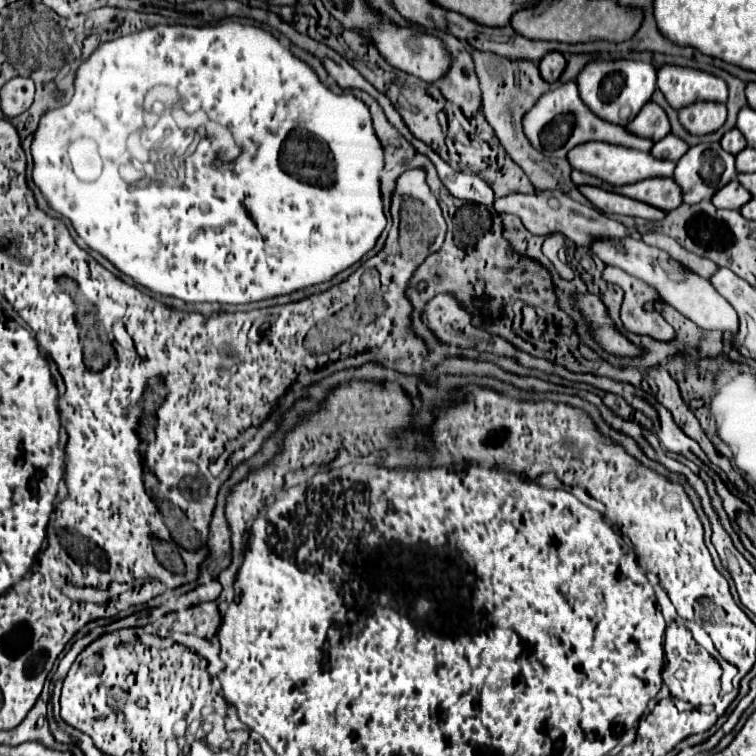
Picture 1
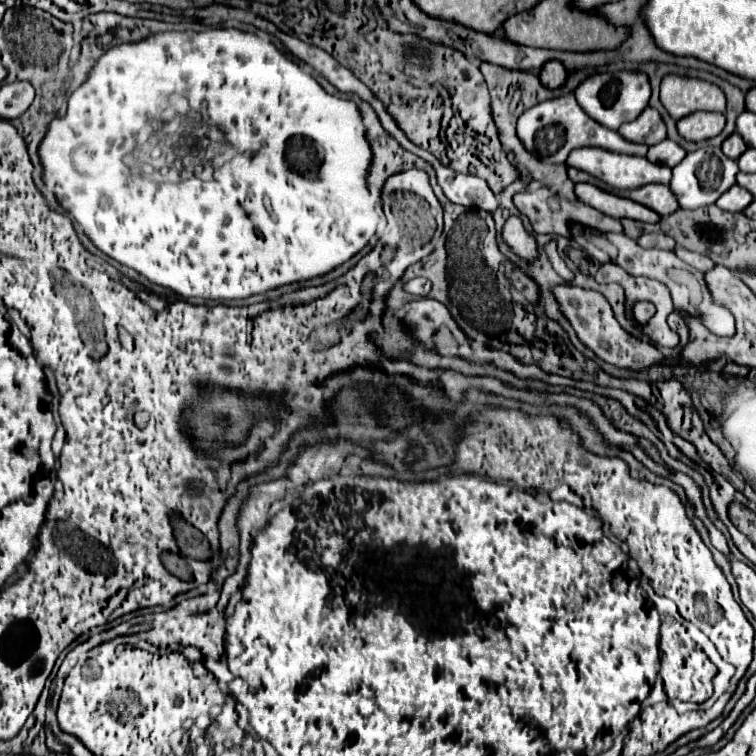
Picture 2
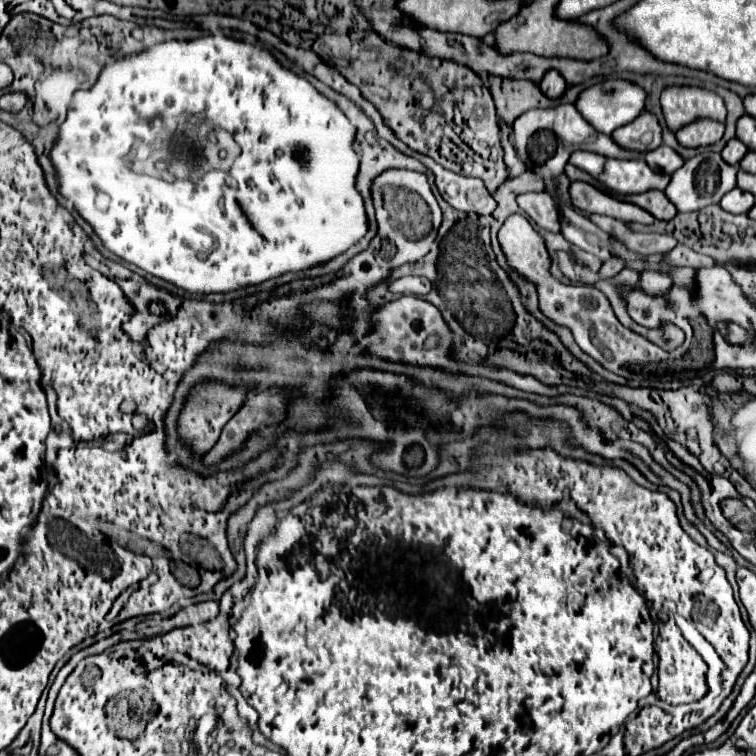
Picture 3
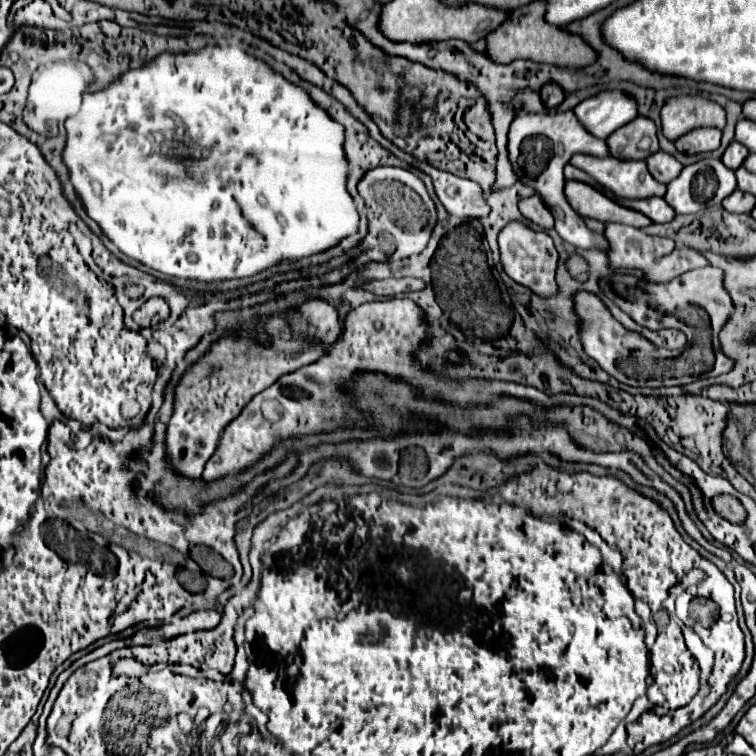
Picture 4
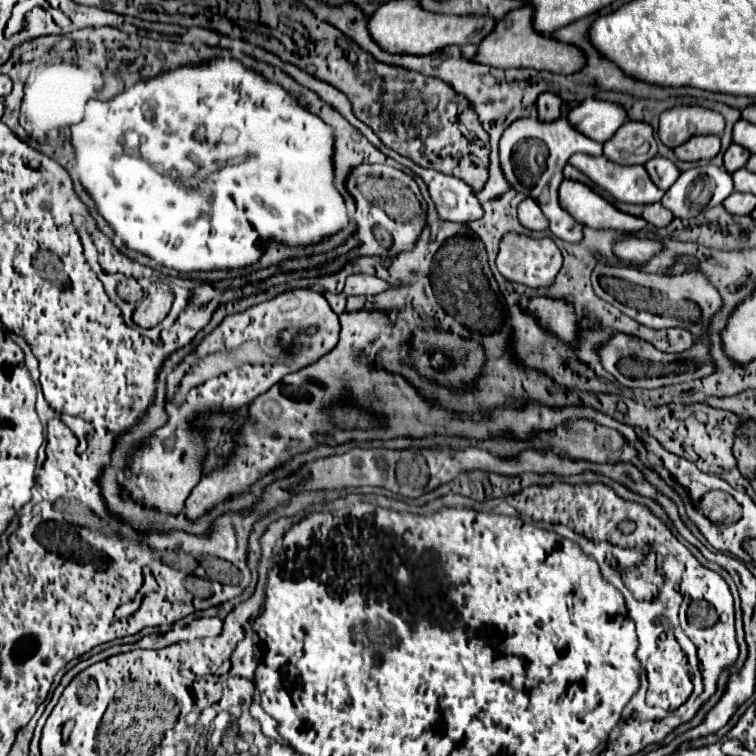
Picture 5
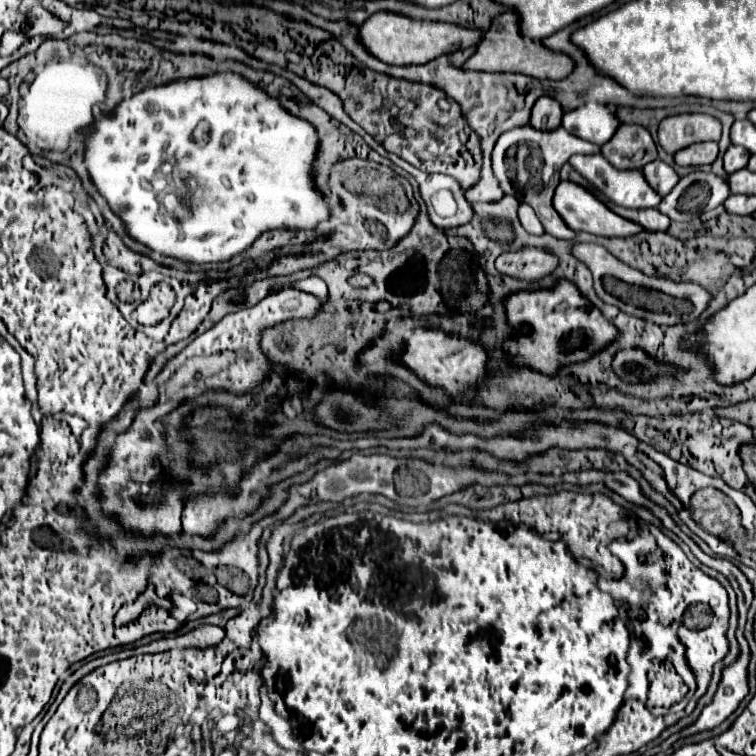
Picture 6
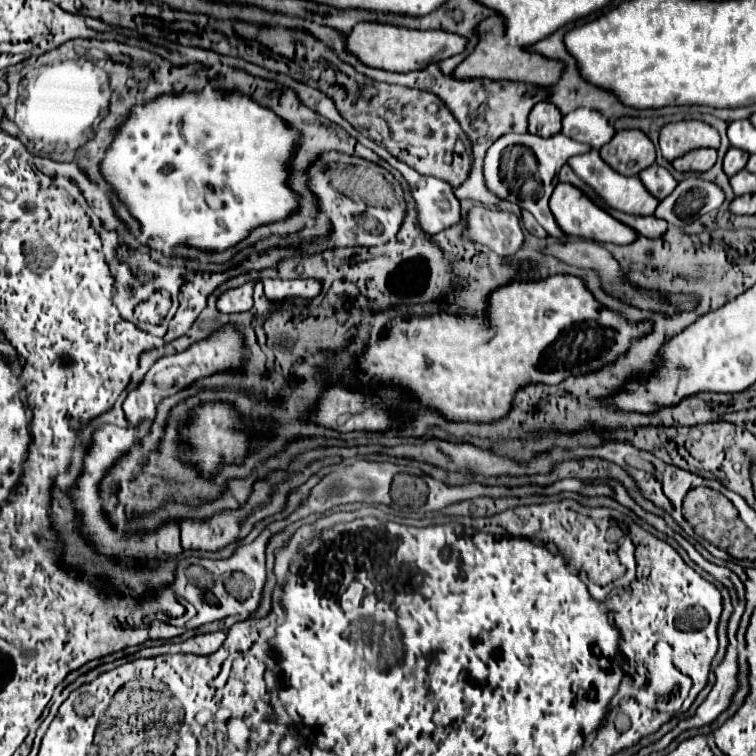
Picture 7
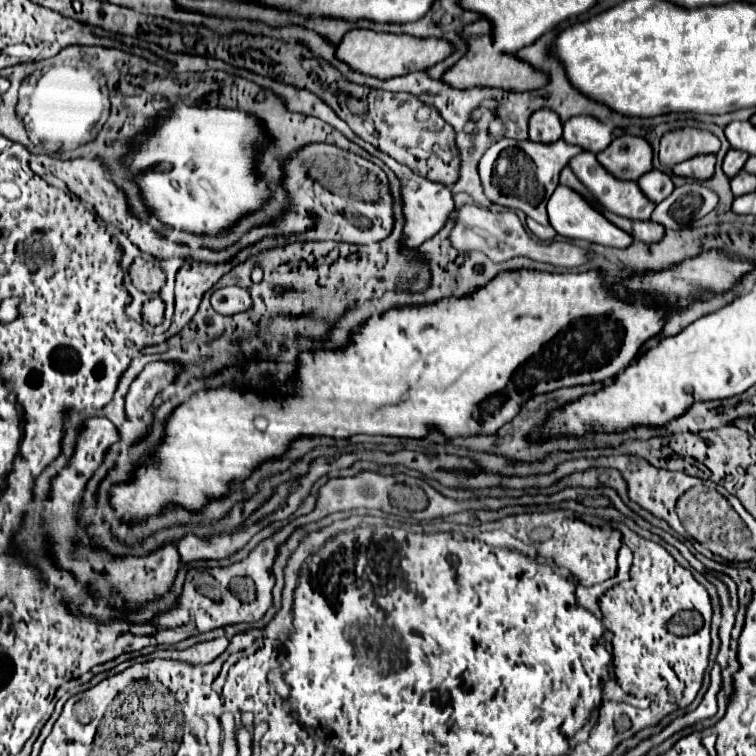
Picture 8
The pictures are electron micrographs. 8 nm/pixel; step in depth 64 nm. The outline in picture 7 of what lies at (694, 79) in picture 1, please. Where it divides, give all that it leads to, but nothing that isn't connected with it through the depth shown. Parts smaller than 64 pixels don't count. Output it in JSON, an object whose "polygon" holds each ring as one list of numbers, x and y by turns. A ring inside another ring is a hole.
{"polygon":[[676,122,660,130,660,150,662,156,672,162,696,148,718,148,718,132,704,122]]}

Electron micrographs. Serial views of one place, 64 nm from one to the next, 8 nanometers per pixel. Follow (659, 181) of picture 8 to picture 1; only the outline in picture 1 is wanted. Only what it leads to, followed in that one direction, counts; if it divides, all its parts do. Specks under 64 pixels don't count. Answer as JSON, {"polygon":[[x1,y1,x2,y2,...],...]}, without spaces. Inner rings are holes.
{"polygon":[[668,134,664,140,656,142,650,150,650,154,654,158,660,158,660,160,672,160,672,162,678,162,688,150,688,144,680,138,676,138,674,134]]}

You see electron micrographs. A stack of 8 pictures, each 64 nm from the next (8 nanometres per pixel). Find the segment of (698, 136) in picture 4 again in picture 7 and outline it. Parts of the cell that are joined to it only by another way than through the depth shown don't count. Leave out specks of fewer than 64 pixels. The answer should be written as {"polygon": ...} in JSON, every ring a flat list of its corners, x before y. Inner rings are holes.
{"polygon":[[700,148,698,152,690,152,680,160,674,160,672,166,678,172,708,172,716,164,716,150]]}

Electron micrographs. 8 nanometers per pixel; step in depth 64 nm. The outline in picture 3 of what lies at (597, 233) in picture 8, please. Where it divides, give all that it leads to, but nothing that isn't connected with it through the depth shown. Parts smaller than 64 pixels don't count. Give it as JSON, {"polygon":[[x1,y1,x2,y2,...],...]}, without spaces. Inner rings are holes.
{"polygon":[[572,182,570,198,572,198,574,208,580,212,602,214,602,216,610,216,622,222,638,222,638,224,654,222,654,216,648,216,648,212,644,212,642,208,636,208,634,204,628,204,628,202,620,202,586,182]]}

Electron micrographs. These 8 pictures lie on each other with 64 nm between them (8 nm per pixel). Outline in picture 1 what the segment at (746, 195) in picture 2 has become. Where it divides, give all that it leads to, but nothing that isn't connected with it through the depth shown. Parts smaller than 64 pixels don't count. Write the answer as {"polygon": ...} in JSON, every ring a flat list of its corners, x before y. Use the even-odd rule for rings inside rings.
{"polygon":[[732,180,730,184,726,184,714,198,712,204,716,208,728,208,728,210,740,210,746,202,752,200,752,194,740,186,740,182]]}

